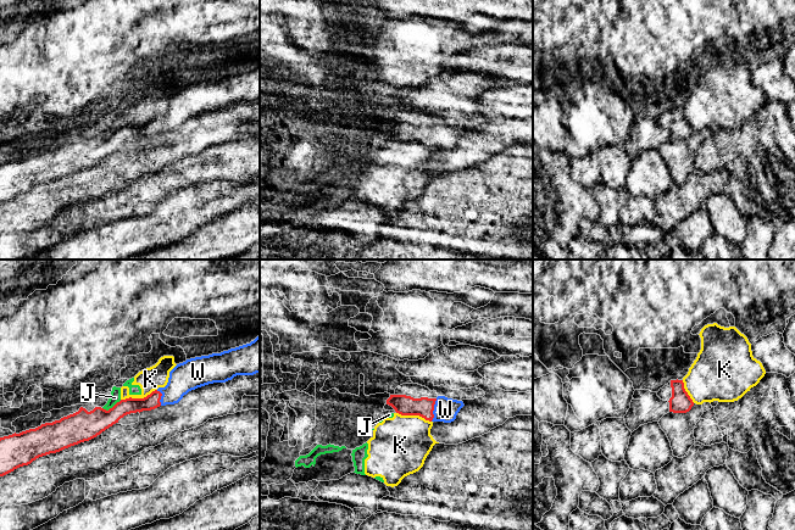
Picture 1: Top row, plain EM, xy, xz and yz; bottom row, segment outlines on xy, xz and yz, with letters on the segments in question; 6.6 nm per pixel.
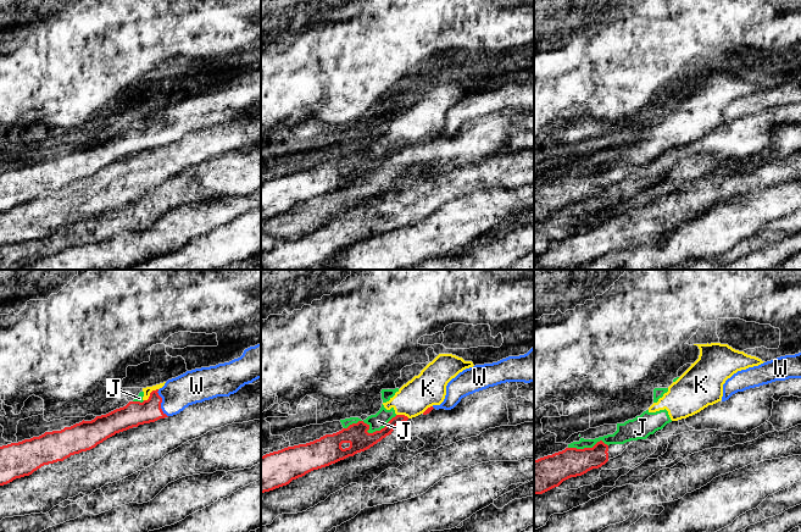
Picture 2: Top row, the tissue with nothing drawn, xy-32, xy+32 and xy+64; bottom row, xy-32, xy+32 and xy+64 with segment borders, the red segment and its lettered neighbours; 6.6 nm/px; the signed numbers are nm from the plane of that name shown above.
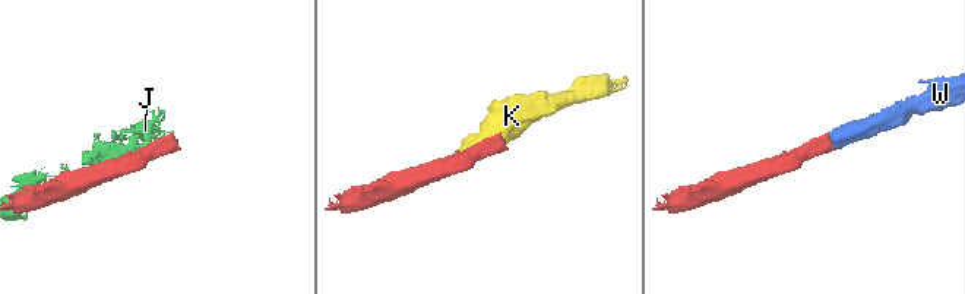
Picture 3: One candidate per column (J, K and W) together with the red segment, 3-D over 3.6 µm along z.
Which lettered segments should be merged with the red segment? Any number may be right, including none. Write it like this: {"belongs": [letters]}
{"belongs": ["W"]}

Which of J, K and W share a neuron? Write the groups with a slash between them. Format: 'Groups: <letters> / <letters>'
Groups: J K / W

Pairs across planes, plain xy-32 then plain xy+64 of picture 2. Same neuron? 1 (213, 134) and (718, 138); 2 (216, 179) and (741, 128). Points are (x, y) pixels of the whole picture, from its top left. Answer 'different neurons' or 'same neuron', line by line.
1: same neuron
2: different neurons

